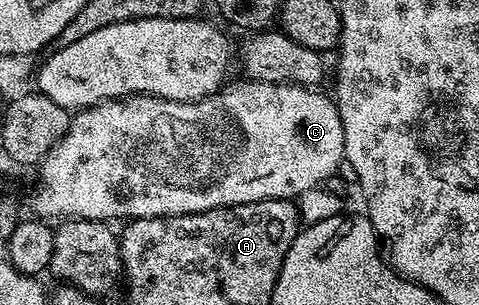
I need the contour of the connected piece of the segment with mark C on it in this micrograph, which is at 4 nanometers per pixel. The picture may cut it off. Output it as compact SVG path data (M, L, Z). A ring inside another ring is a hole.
M243 81L225 86L211 95L209 99L200 99L196 103L183 103L159 99L153 95L125 95L122 99L108 99L97 107L86 107L77 111L69 118L66 133L50 149L45 159L38 164L40 170L40 184L36 187L36 196L32 199L32 207L37 216L45 220L59 220L61 217L68 219L98 219L113 221L112 219L162 219L169 215L189 215L199 211L209 211L219 207L233 207L254 201L267 199L295 200L302 193L310 189L327 184L328 178L339 169L340 163L345 162L344 134L342 121L336 108L335 98L331 94L323 95L323 90L315 87L303 87L297 83L257 83Z

